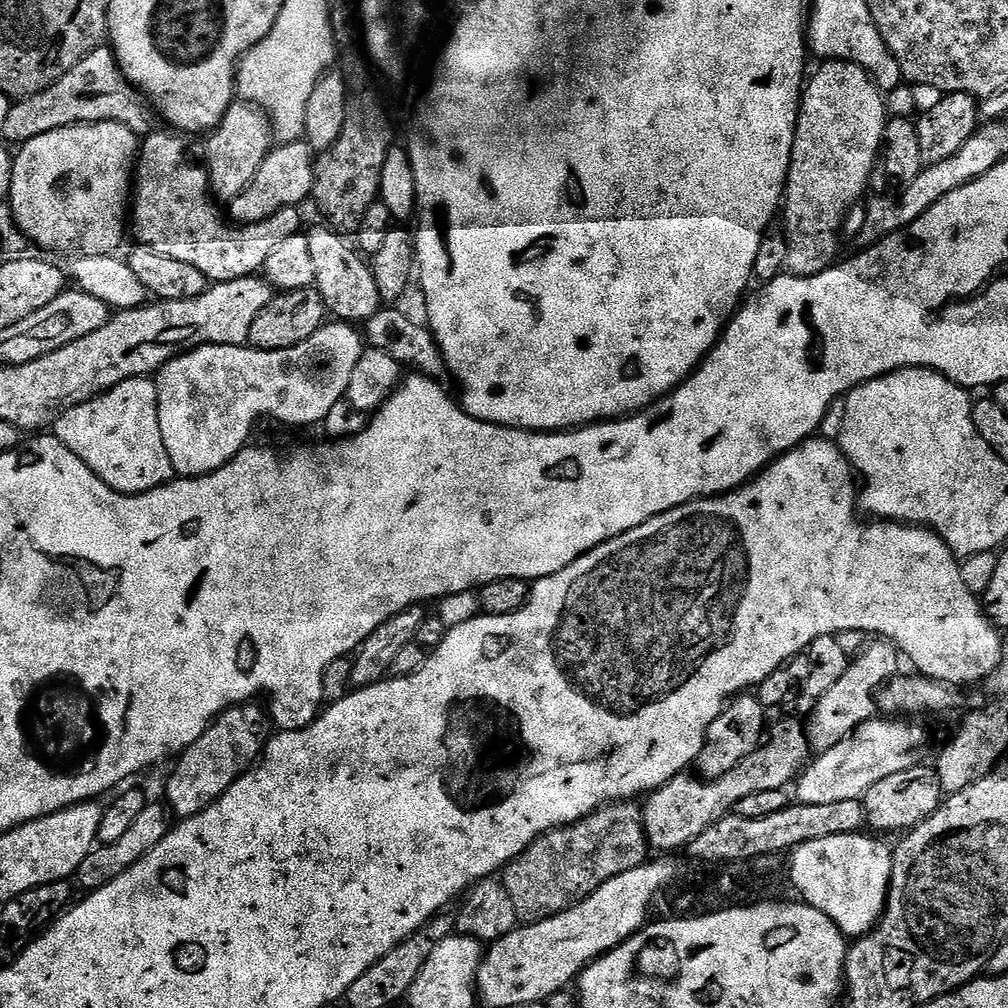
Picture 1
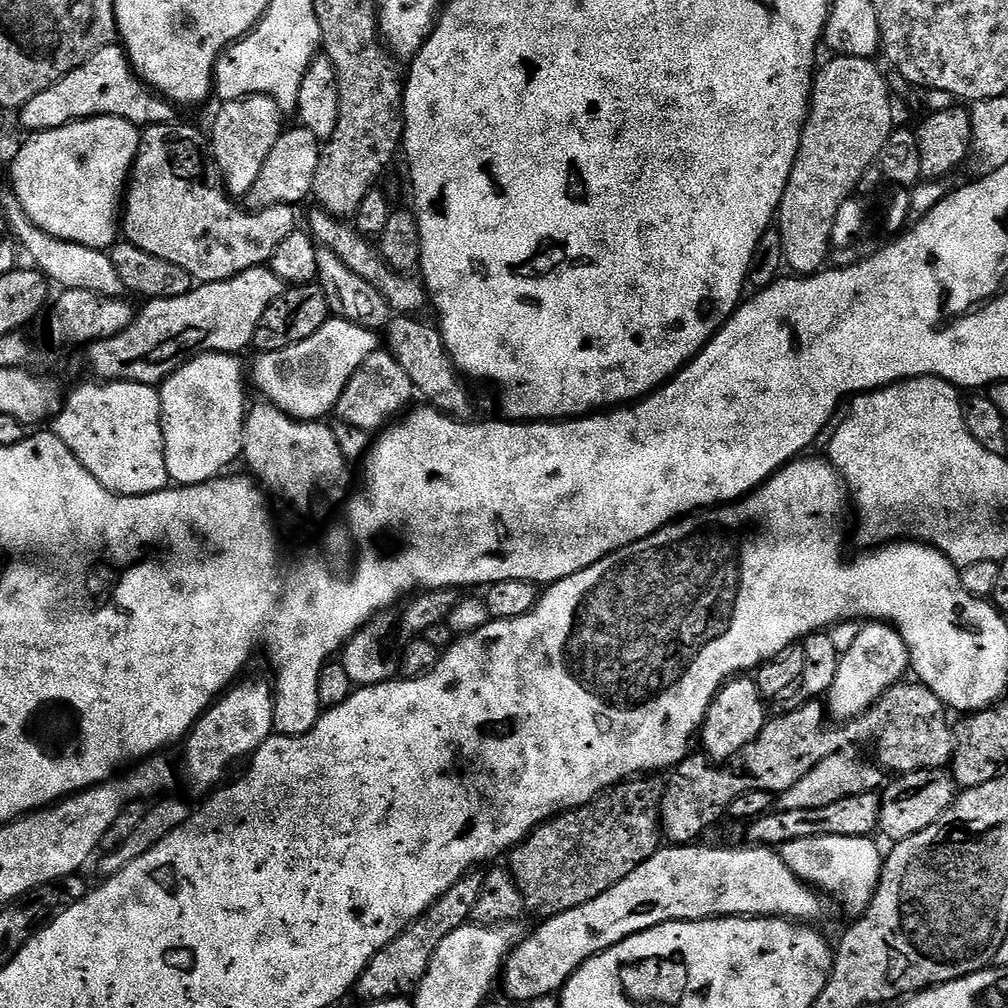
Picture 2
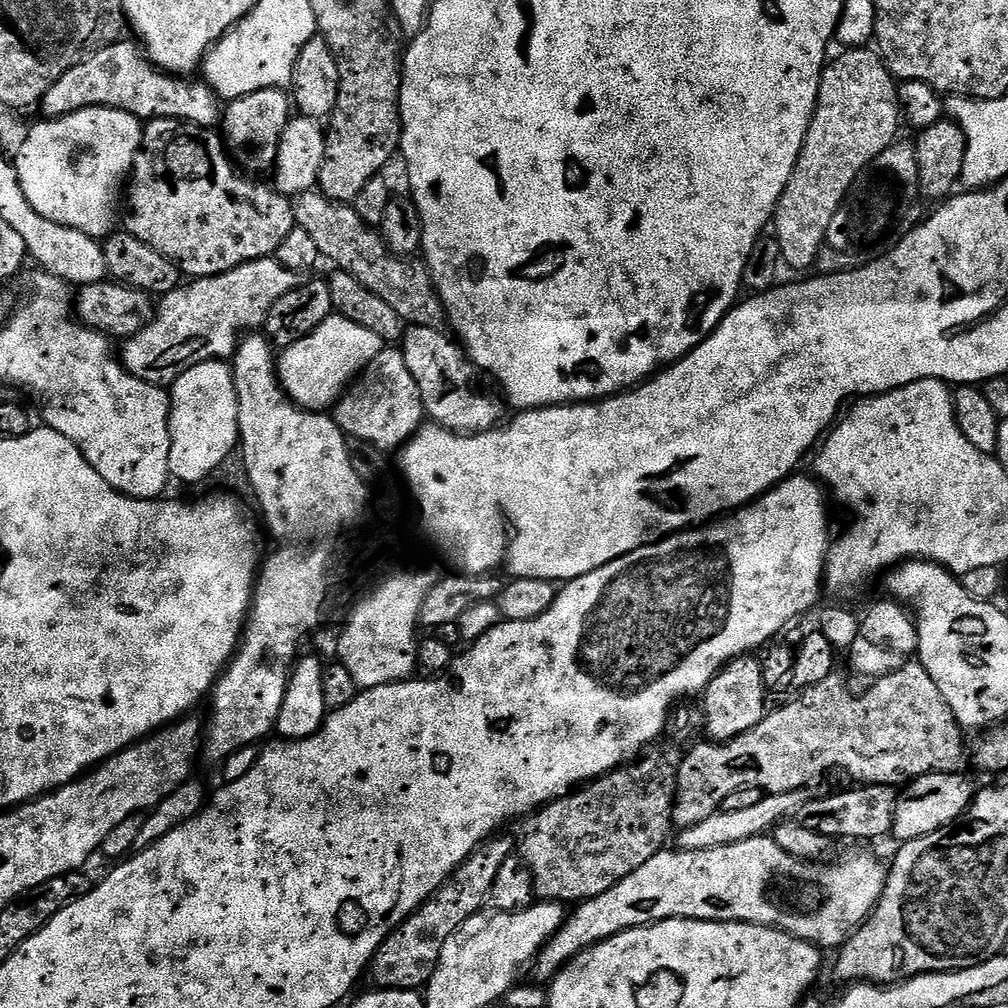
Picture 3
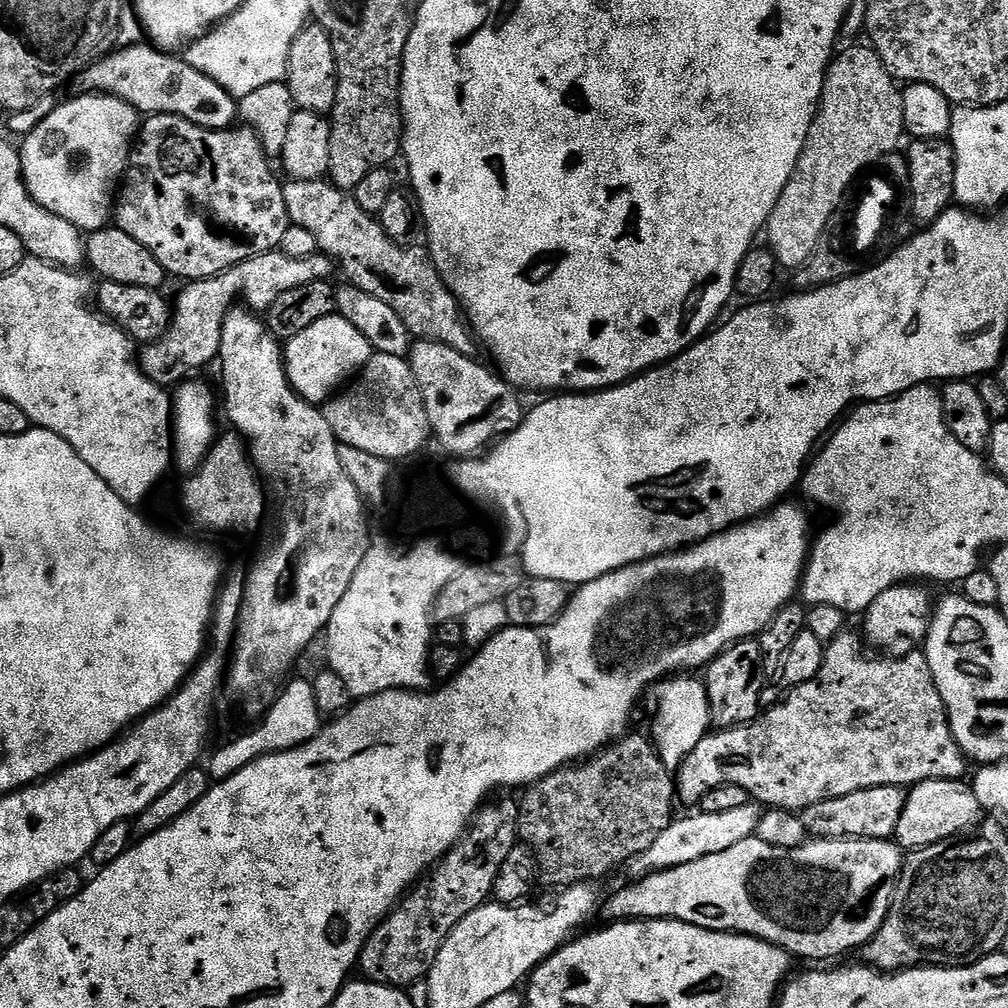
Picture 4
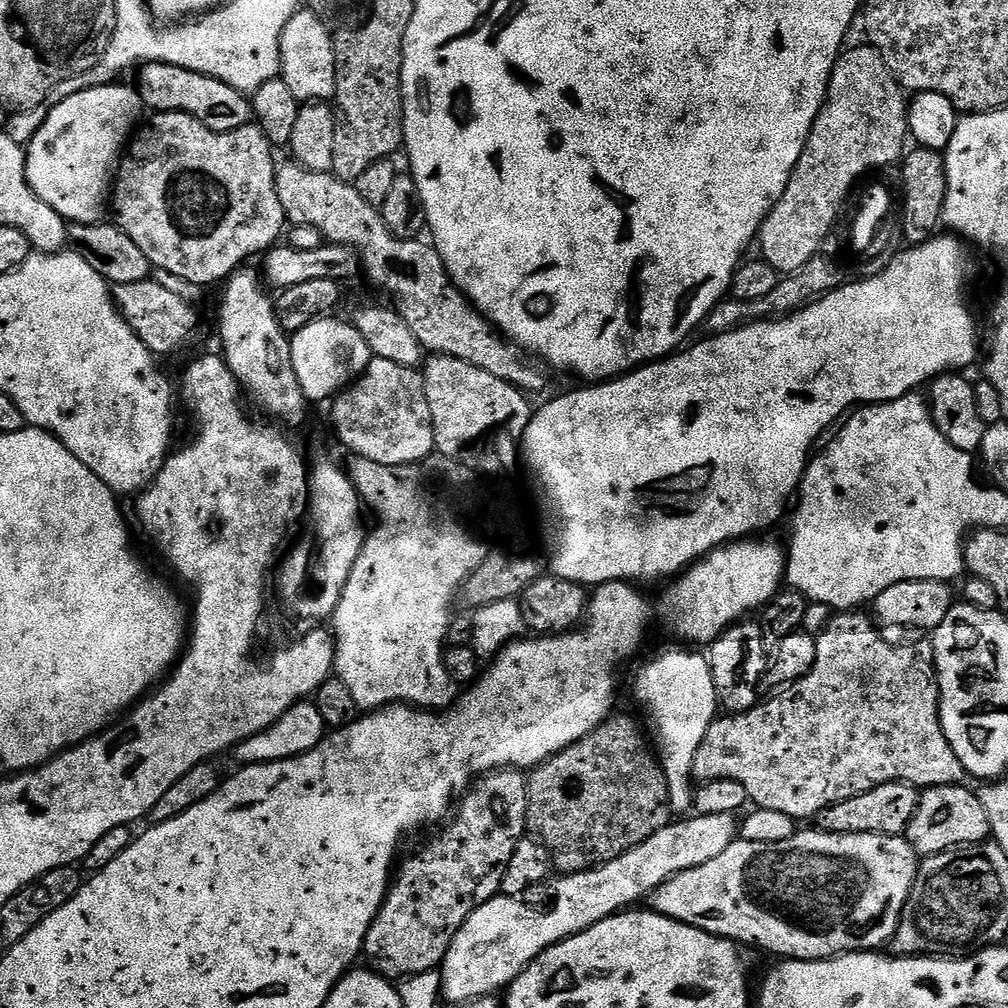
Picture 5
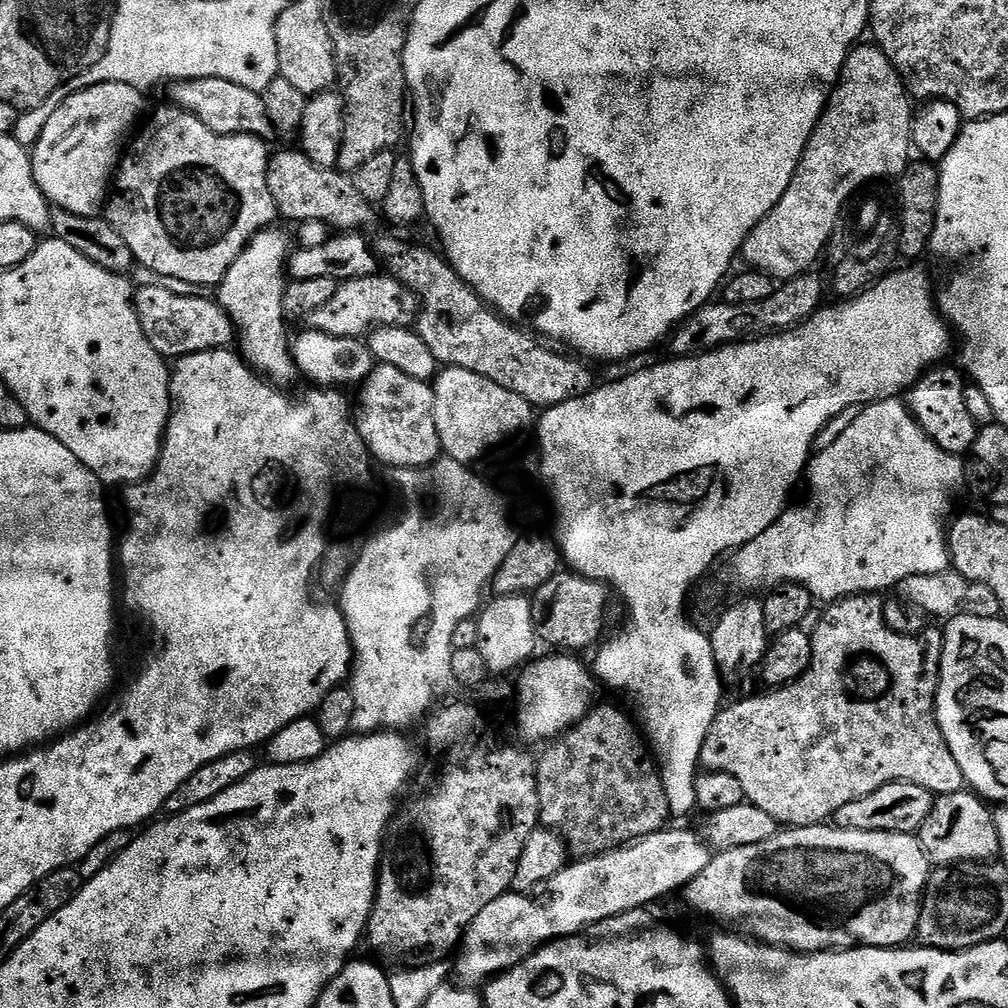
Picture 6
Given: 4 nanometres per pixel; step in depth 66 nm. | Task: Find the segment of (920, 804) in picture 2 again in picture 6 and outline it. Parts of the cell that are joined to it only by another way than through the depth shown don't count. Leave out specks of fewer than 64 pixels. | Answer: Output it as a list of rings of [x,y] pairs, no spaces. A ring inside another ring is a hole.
[[[971,790],[936,796],[930,814],[922,822],[918,839],[929,861],[936,866],[992,862],[1000,855],[1000,839],[993,809]]]

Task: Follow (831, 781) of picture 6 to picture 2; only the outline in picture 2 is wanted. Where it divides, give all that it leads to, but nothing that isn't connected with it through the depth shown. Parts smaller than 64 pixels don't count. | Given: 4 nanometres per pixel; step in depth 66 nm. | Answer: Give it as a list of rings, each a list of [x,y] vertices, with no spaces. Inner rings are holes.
[[[901,682],[887,688],[880,695],[872,707],[864,711],[862,716],[855,720],[844,723],[830,722],[826,715],[826,708],[820,702],[808,702],[804,708],[796,708],[785,716],[773,715],[764,729],[752,742],[746,745],[738,754],[734,754],[726,763],[721,766],[713,762],[703,754],[689,754],[684,761],[676,765],[672,776],[664,784],[664,797],[660,803],[660,831],[663,839],[672,846],[692,846],[707,828],[712,828],[720,819],[725,819],[730,802],[747,792],[770,792],[779,794],[790,790],[798,778],[806,778],[818,762],[838,754],[841,750],[851,749],[852,744],[865,744],[868,748],[876,751],[874,760],[881,769],[892,774],[903,774],[905,772],[917,772],[923,768],[935,768],[944,770],[952,763],[956,738],[953,725],[948,725],[949,713],[946,705],[927,688],[919,682]]]

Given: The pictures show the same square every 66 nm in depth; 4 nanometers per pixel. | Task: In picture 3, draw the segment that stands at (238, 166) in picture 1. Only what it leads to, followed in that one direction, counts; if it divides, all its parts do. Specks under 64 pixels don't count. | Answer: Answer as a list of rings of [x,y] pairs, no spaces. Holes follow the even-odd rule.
[[[285,89],[254,90],[254,94],[246,94],[237,100],[227,101],[222,112],[222,136],[231,155],[249,173],[260,172],[263,168],[271,169],[276,162],[282,134],[293,116],[294,104]]]

